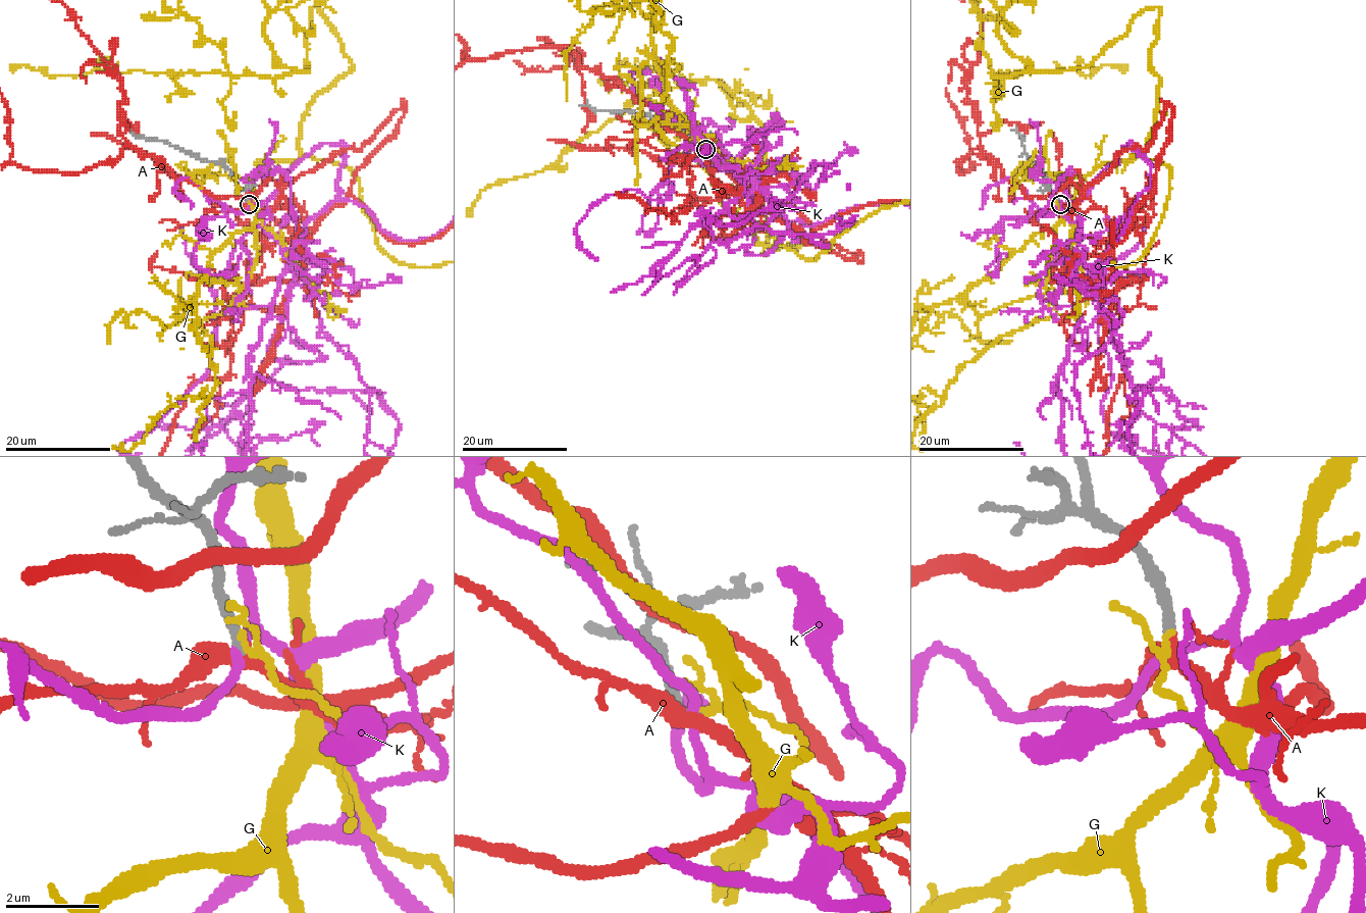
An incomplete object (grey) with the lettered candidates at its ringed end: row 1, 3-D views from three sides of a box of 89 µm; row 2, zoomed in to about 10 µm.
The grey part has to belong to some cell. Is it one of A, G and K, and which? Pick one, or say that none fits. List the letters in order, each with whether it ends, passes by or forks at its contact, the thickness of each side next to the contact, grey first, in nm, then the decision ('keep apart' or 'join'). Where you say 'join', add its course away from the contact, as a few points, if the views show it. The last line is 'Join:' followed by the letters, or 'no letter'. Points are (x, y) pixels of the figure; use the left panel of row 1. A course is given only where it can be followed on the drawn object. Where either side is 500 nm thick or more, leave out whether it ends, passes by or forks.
A: it passes by; calibres 240 and 320 nm; join; course (249, 204), (276, 202), (282, 171), (219, 196), (129, 146), (79, 172), (22, 168)
G: it passes by; calibres 240 and 110 nm; keep apart
K: it passes by; calibres 200 and 190 nm; keep apart
Join: A

